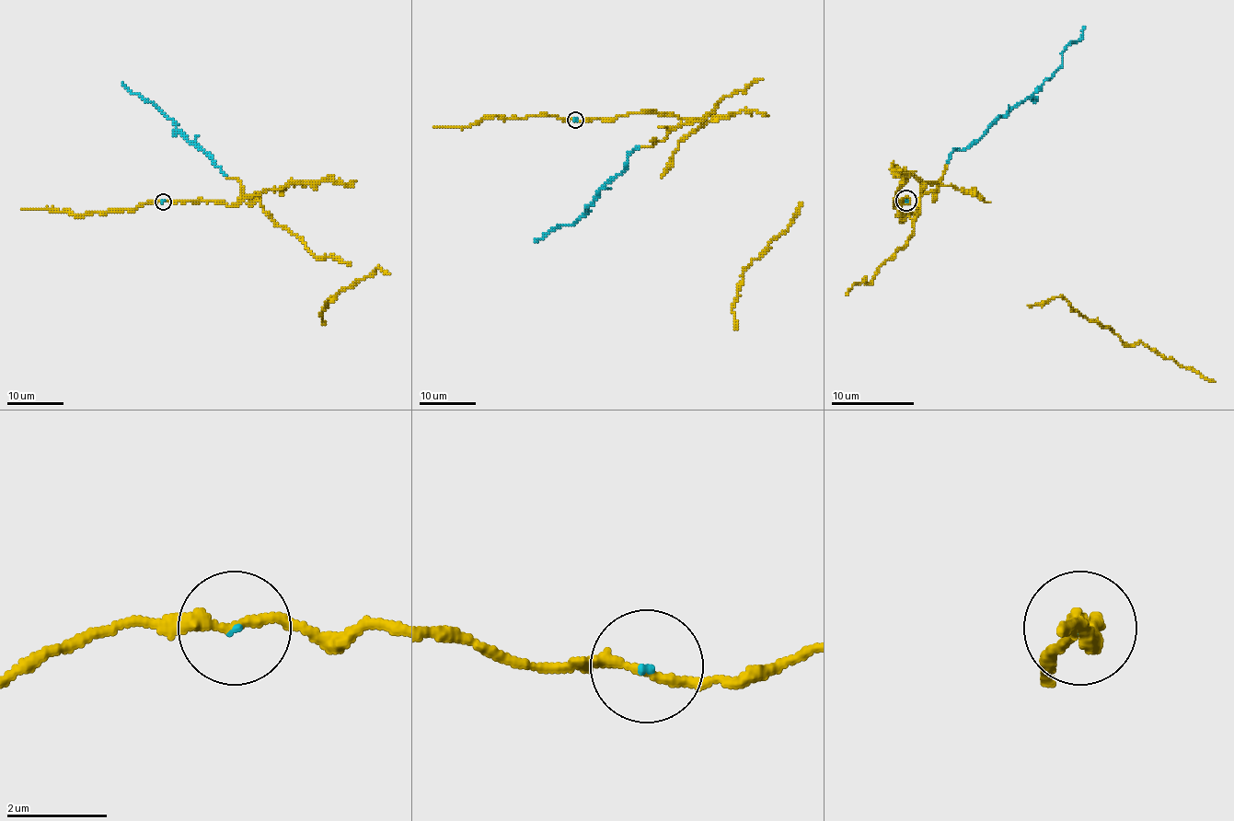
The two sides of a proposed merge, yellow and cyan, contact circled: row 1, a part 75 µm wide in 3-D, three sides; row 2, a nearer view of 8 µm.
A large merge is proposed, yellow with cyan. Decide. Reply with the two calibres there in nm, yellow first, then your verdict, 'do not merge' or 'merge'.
calibres 200 and 40 nm; merge

